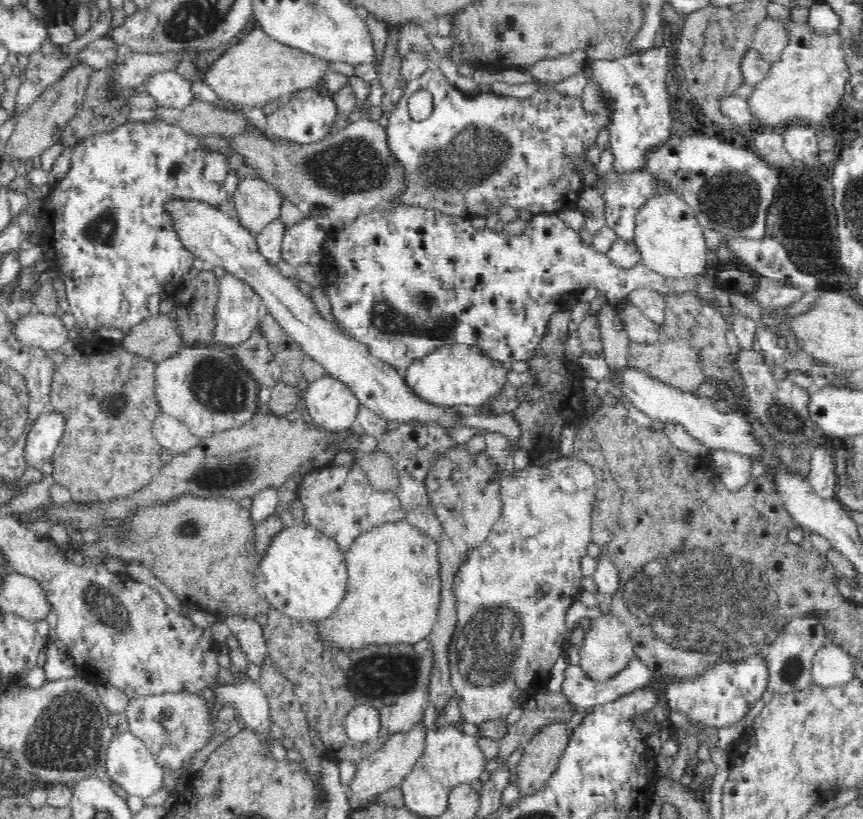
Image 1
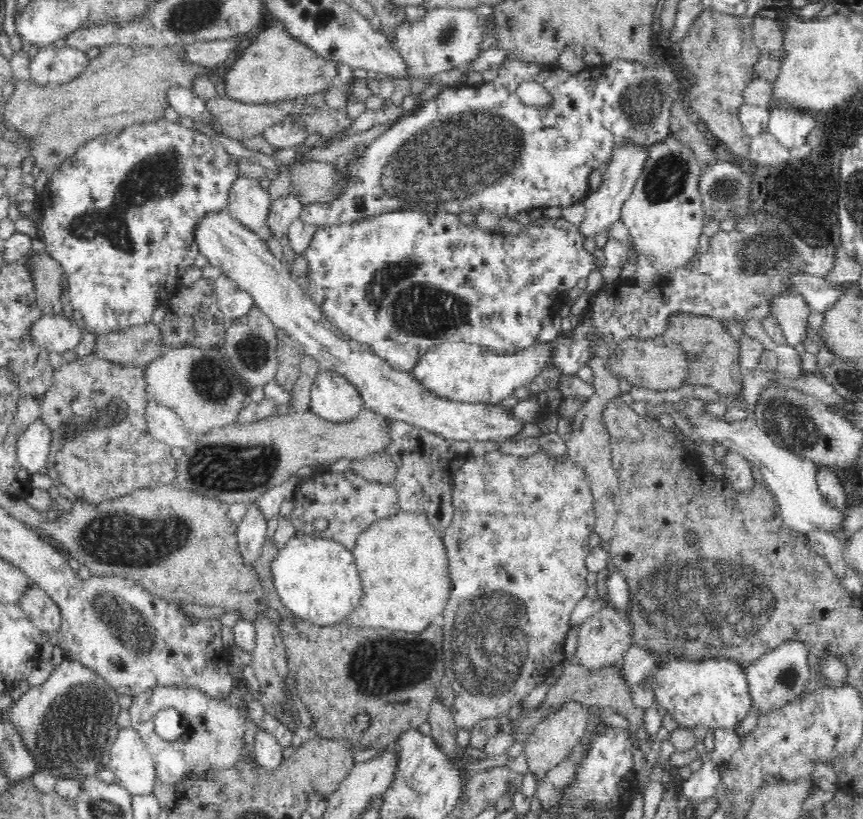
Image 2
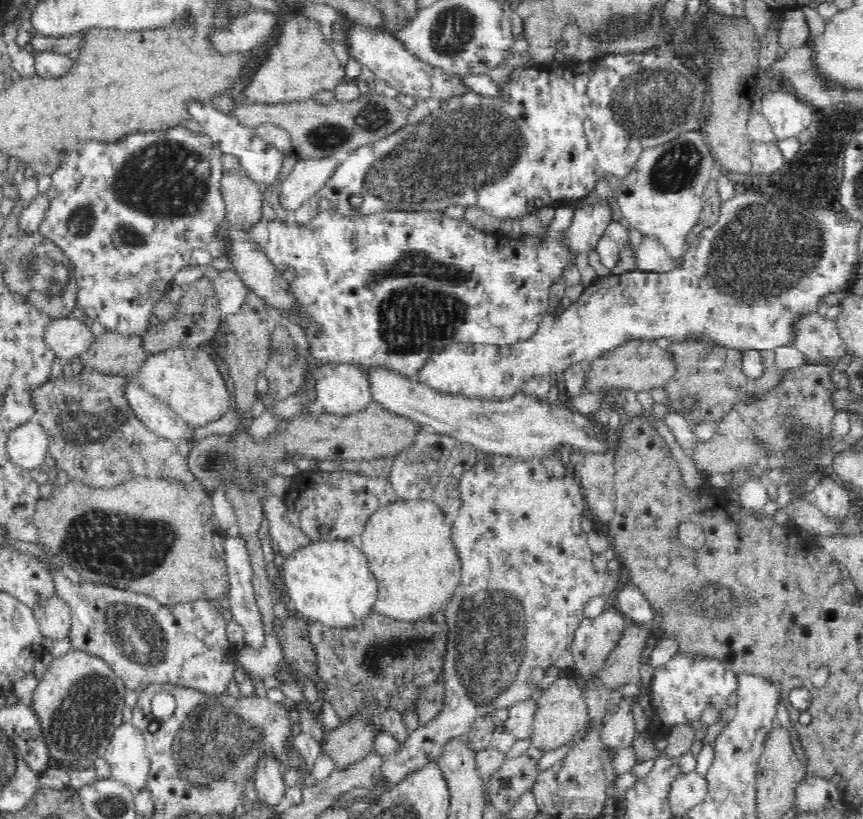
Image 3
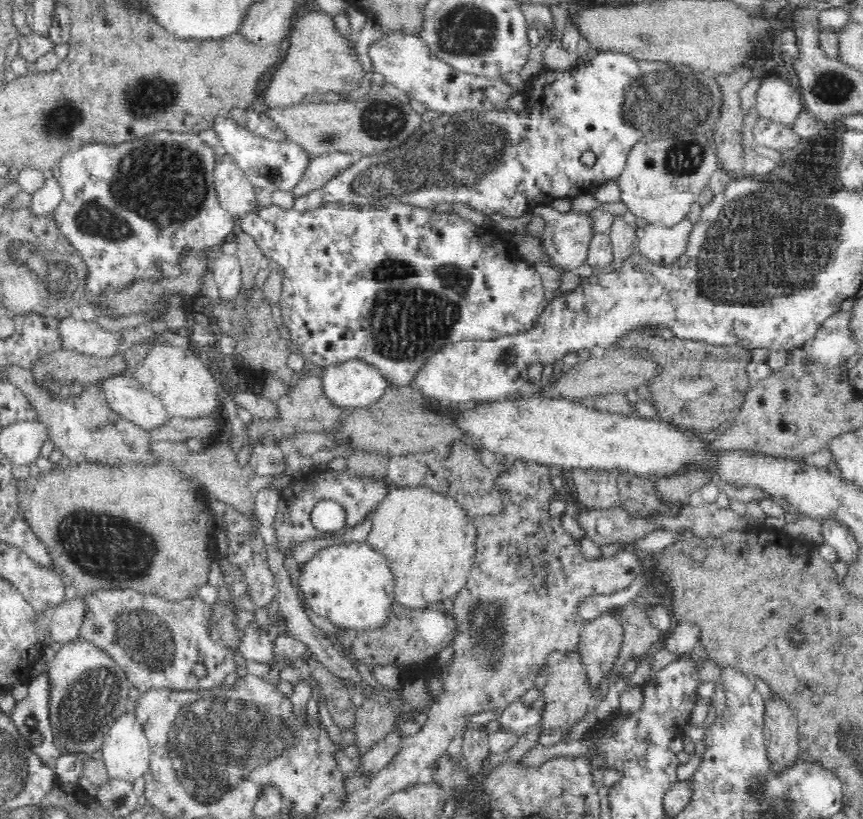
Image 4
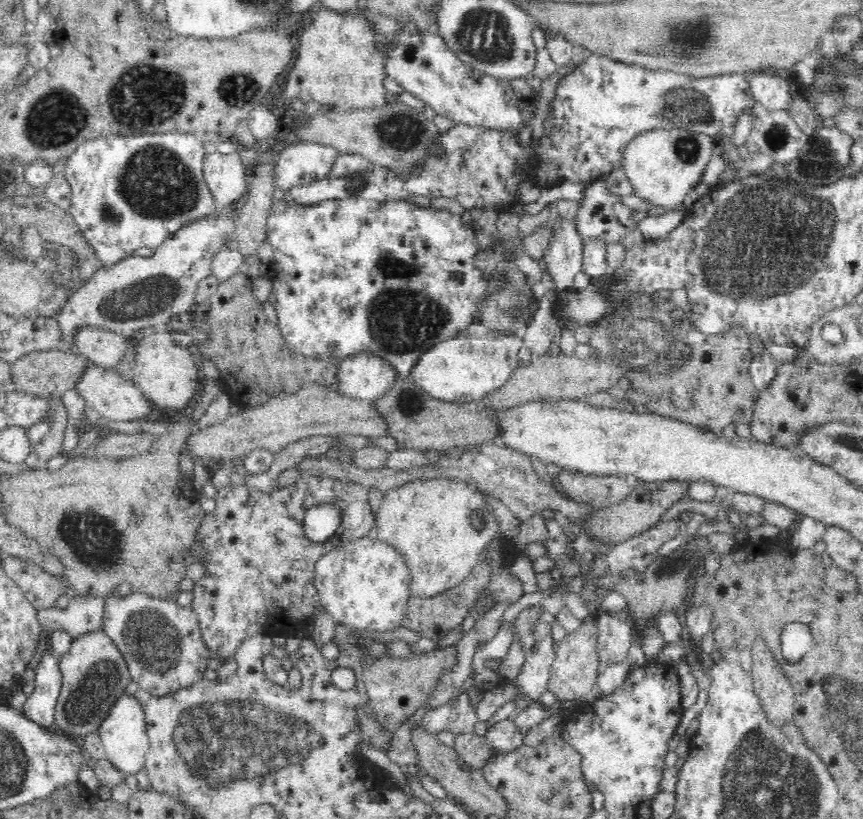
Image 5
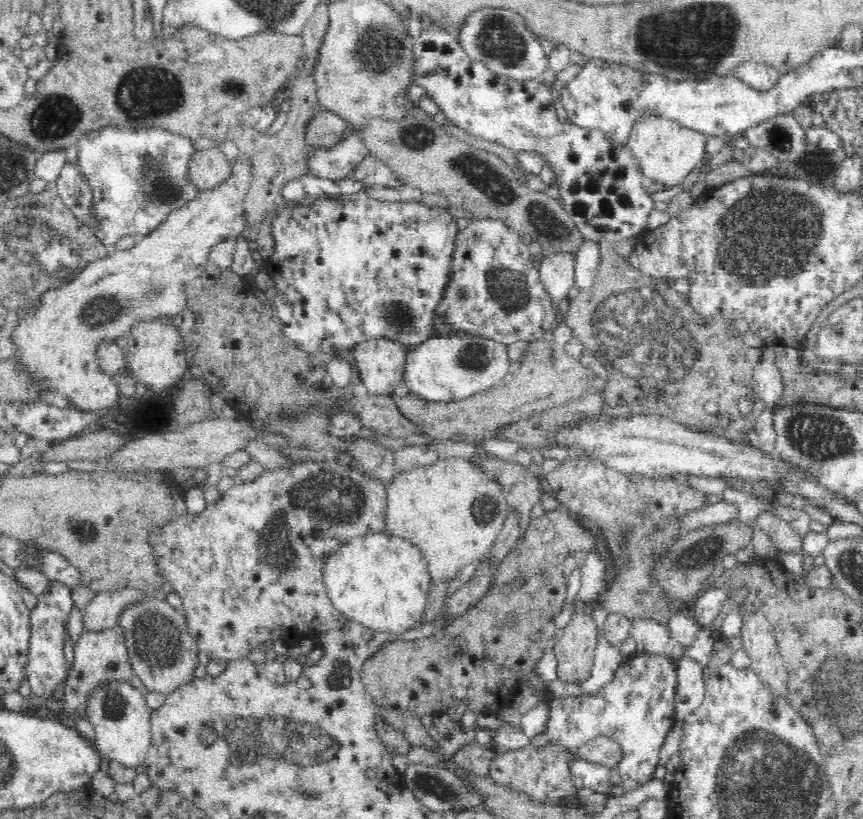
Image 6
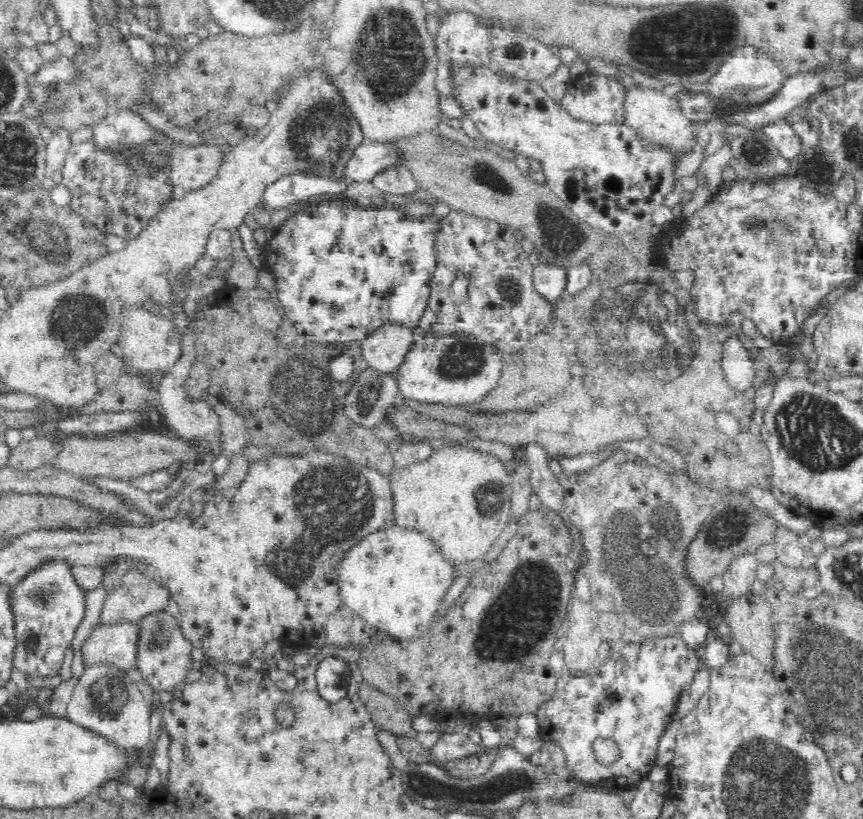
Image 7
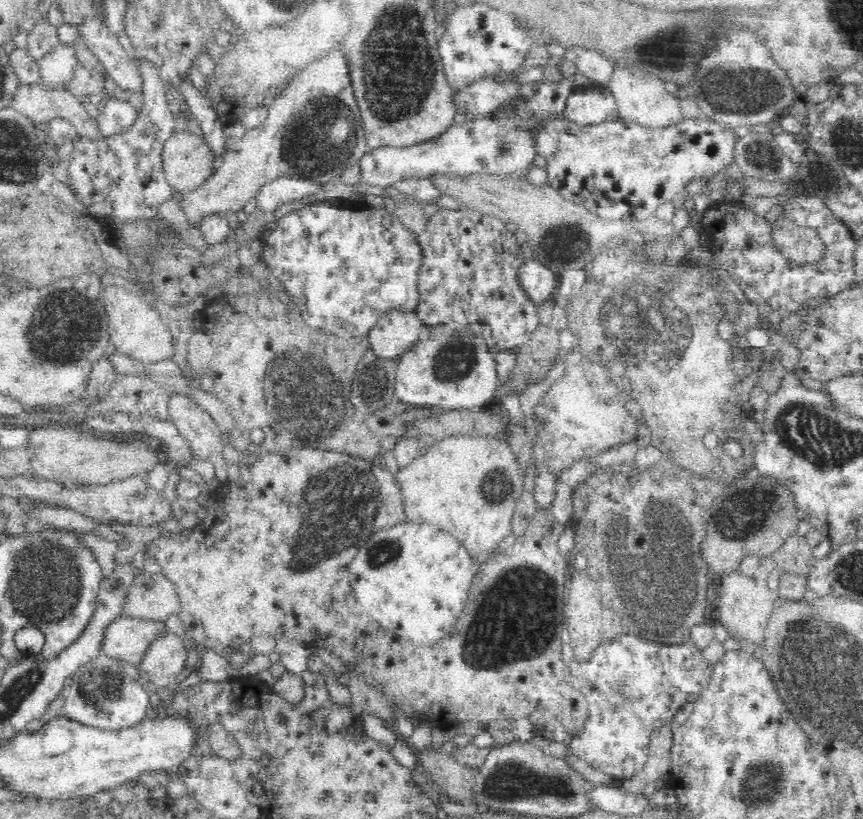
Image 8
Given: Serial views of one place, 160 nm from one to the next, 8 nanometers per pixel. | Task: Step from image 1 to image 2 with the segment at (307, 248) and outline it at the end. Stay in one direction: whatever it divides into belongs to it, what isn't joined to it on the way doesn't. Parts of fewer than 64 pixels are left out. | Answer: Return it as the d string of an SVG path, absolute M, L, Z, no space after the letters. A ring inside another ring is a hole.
M615 58L606 65L584 66L581 71L570 73L568 69L560 65L556 66L556 68L551 68L551 65L542 66L541 63L533 64L520 62L520 60L505 59L498 69L498 78L496 78L496 80L484 83L479 88L466 85L444 87L440 90L436 98L426 100L424 104L418 103L416 100L416 109L406 112L405 116L399 118L396 124L393 124L384 134L378 136L375 141L365 146L363 150L358 151L353 156L345 157L342 161L338 160L338 164L334 167L333 174L337 174L337 180L345 181L339 188L337 195L331 201L312 201L304 205L298 218L290 224L286 236L288 237L290 246L299 256L310 242L311 236L314 234L317 226L323 225L324 223L350 223L359 220L361 217L373 217L390 211L430 211L432 208L450 211L450 213L456 215L461 214L463 211L477 214L479 210L486 210L496 213L503 219L509 219L516 216L516 214L522 214L522 212L528 213L538 207L542 209L546 209L550 206L563 208L578 203L584 200L585 196L589 193L588 184L590 184L590 178L588 178L588 174L592 174L594 170L598 170L598 166L602 166L602 164L610 164L610 162L612 162L612 152L614 152L616 146L620 146L620 144L633 144L633 146L637 146L637 148L649 148L651 145L658 144L671 136L672 119L670 118L672 118L672 106L678 104L678 102L682 103L682 98L686 93L682 86L684 86L682 80L678 78L678 74L674 72L674 68L672 68L666 60L654 60L654 62L648 66L644 65L644 63L634 61L634 59ZM525 81L536 81L542 84L542 86L552 94L554 102L546 108L522 104L522 101L516 94L516 88ZM356 198L362 198L361 207L358 207Z

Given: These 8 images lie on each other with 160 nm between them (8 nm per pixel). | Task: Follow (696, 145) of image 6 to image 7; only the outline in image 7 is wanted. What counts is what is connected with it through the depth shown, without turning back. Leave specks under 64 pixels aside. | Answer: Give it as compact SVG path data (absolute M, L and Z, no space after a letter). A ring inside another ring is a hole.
M639 83L625 87L623 92L623 121L625 125L640 133L644 142L668 146L674 154L680 156L680 159L694 151L696 128L691 120L682 113L678 99L664 94L660 88L646 87Z

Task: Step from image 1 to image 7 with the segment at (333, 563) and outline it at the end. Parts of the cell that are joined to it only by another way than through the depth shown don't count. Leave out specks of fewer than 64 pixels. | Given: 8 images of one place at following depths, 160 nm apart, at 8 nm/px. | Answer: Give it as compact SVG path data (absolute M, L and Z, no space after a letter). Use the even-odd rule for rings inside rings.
M396 524L362 538L360 544L345 553L338 568L338 588L342 591L342 599L346 599L346 605L368 623L384 628L392 636L404 638L412 638L410 634L424 634L430 624L435 624L444 596L456 578L456 565L442 553L442 547L436 545L434 539Z

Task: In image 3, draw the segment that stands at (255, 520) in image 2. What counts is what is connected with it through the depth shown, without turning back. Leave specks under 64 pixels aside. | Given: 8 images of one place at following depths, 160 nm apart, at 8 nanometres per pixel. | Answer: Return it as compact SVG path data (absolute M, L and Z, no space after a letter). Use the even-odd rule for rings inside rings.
M242 537L226 539L223 542L225 554L225 567L229 578L228 598L230 602L230 611L234 622L242 626L244 630L244 644L248 648L258 650L265 645L269 633L262 621L261 611L257 606L255 592L253 589L253 570L249 561L249 554L246 550L245 542Z

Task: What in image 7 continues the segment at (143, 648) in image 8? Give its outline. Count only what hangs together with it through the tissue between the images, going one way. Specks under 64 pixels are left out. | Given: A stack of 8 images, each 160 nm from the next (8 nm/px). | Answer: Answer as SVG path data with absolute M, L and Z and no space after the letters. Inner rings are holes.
M140 622L100 623L83 642L81 655L84 664L110 662L124 672L136 667L138 632Z

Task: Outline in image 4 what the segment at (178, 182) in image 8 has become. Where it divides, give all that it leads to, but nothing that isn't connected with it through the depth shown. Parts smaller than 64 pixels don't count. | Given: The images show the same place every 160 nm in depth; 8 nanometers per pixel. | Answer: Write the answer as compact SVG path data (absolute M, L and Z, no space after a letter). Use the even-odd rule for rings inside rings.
M231 156L215 159L213 177L217 199L235 219L256 208L255 186Z

